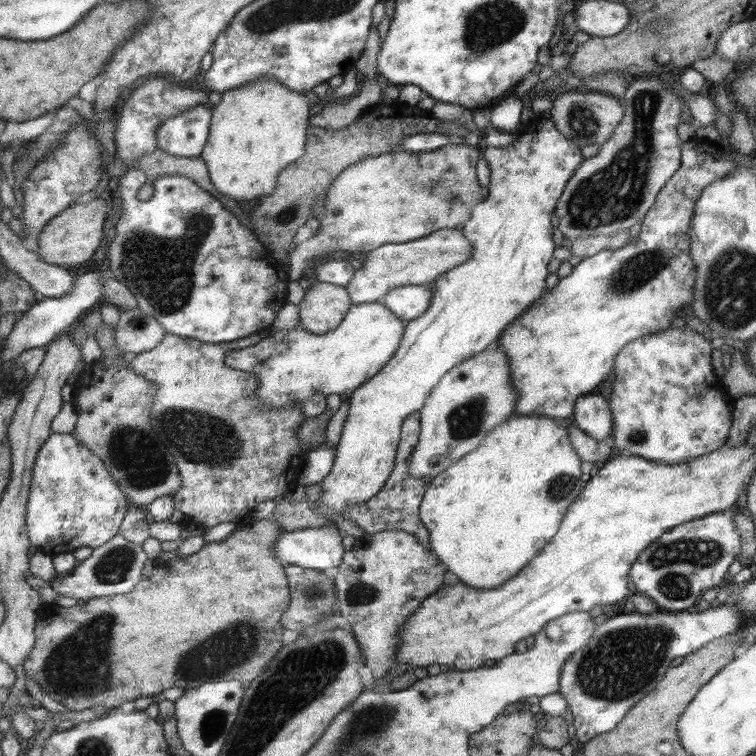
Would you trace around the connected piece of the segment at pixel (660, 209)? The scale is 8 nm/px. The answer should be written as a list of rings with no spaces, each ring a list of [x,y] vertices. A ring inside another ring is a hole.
[[[692,139],[683,141],[681,143],[681,166],[675,170],[675,174],[672,174],[672,178],[667,182],[663,189],[656,194],[656,201],[652,209],[648,211],[645,218],[641,221],[641,232],[636,238],[629,239],[625,246],[618,248],[617,250],[603,250],[599,251],[596,255],[584,258],[575,265],[571,273],[564,278],[557,281],[557,285],[549,291],[545,291],[538,300],[537,305],[531,304],[519,317],[515,317],[500,333],[500,337],[496,340],[496,343],[492,346],[497,346],[503,350],[507,362],[509,362],[509,382],[511,386],[517,390],[517,404],[515,415],[525,416],[538,416],[545,415],[546,417],[558,418],[559,420],[570,421],[573,416],[573,409],[576,406],[577,397],[591,392],[613,368],[613,362],[616,362],[617,353],[623,349],[623,346],[627,345],[627,342],[633,342],[641,336],[649,336],[656,334],[661,330],[666,330],[667,327],[671,327],[669,320],[671,316],[681,312],[682,306],[687,304],[691,306],[693,301],[693,285],[696,284],[695,266],[692,264],[692,255],[689,252],[689,236],[686,227],[691,225],[692,213],[695,210],[695,204],[697,198],[700,198],[700,192],[707,186],[713,184],[713,181],[727,175],[727,173],[733,173],[737,166],[729,160],[715,160],[711,158],[709,154],[703,154],[692,147],[694,141]]]

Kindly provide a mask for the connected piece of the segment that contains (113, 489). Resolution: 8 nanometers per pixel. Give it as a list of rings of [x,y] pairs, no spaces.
[[[50,433],[33,463],[25,528],[36,551],[52,557],[86,546],[97,548],[119,530],[127,502],[106,466],[72,434]]]

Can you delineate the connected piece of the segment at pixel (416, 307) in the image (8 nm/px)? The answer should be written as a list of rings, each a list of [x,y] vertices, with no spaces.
[[[405,285],[397,286],[385,293],[380,302],[406,324],[420,317],[421,313],[427,312],[431,300],[432,295],[428,285]]]

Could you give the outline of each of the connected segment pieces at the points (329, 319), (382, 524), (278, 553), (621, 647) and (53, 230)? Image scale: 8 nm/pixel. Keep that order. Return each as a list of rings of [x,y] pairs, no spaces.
[[[318,282],[304,292],[297,316],[305,330],[317,335],[326,334],[344,320],[349,306],[349,294],[344,287]]]
[[[419,411],[405,417],[404,424],[401,425],[400,442],[397,446],[396,458],[392,469],[392,474],[386,481],[385,486],[375,494],[375,496],[361,502],[361,504],[347,504],[341,514],[345,518],[355,522],[365,533],[373,534],[386,530],[402,530],[421,542],[421,545],[429,547],[428,529],[421,522],[419,516],[420,502],[423,500],[425,485],[421,479],[413,479],[408,476],[407,461],[409,455],[413,453],[420,433]]]
[[[321,526],[321,528],[303,528],[291,532],[283,532],[273,543],[273,554],[284,566],[295,565],[305,569],[322,572],[327,568],[339,566],[344,553],[341,538],[343,533],[337,526]]]
[[[724,603],[717,607],[699,611],[697,614],[691,612],[675,612],[675,614],[619,614],[613,616],[605,624],[605,642],[597,642],[597,638],[589,640],[588,644],[579,650],[575,650],[567,660],[561,664],[560,673],[560,696],[566,701],[566,706],[571,711],[572,725],[575,727],[575,738],[578,743],[592,741],[599,734],[608,733],[616,729],[625,714],[628,713],[637,701],[641,701],[647,694],[652,693],[664,678],[669,664],[677,656],[687,656],[695,653],[708,642],[733,634],[743,623],[741,614],[735,610],[735,606]]]
[[[93,199],[87,204],[75,202],[70,204],[57,217],[53,218],[37,236],[37,247],[41,259],[47,264],[67,268],[74,267],[91,258],[95,248],[103,238],[103,220],[107,212],[107,204],[103,200]]]

